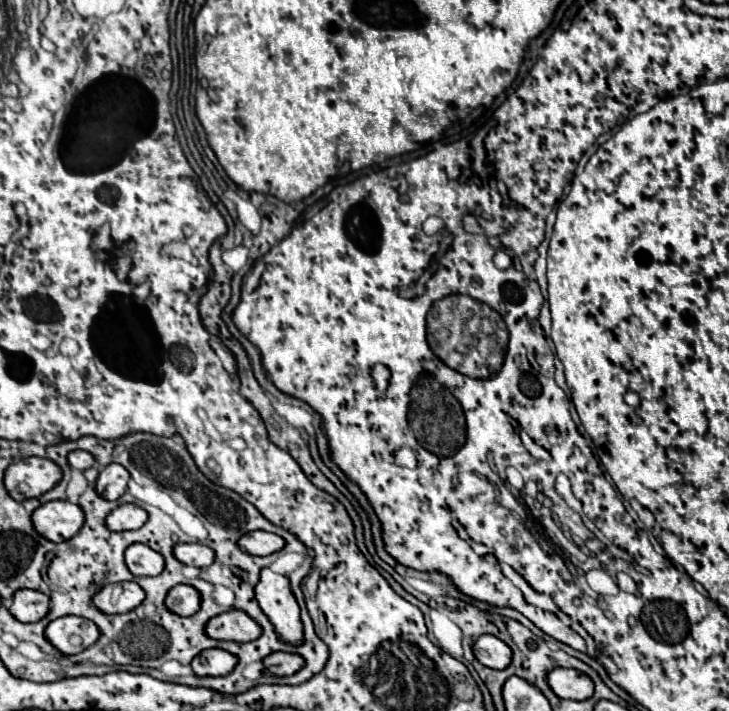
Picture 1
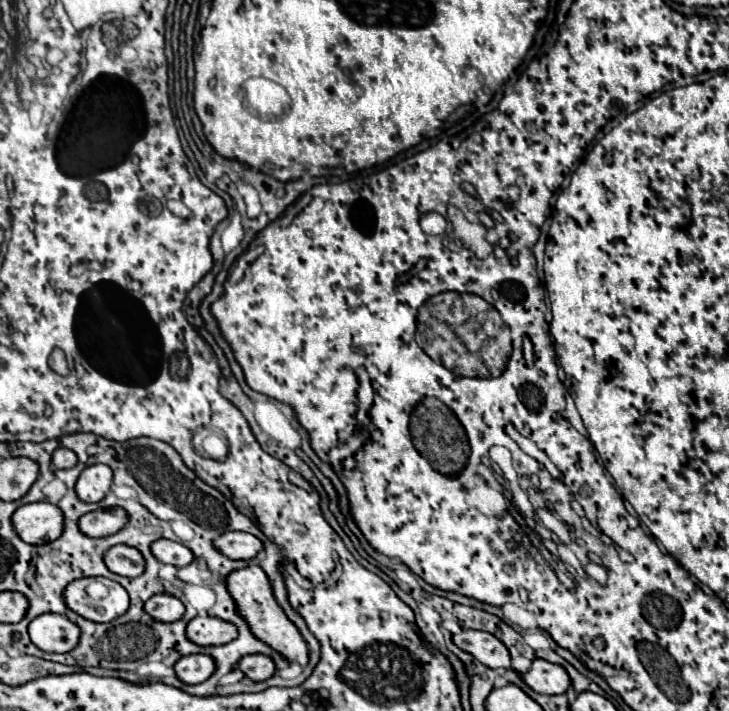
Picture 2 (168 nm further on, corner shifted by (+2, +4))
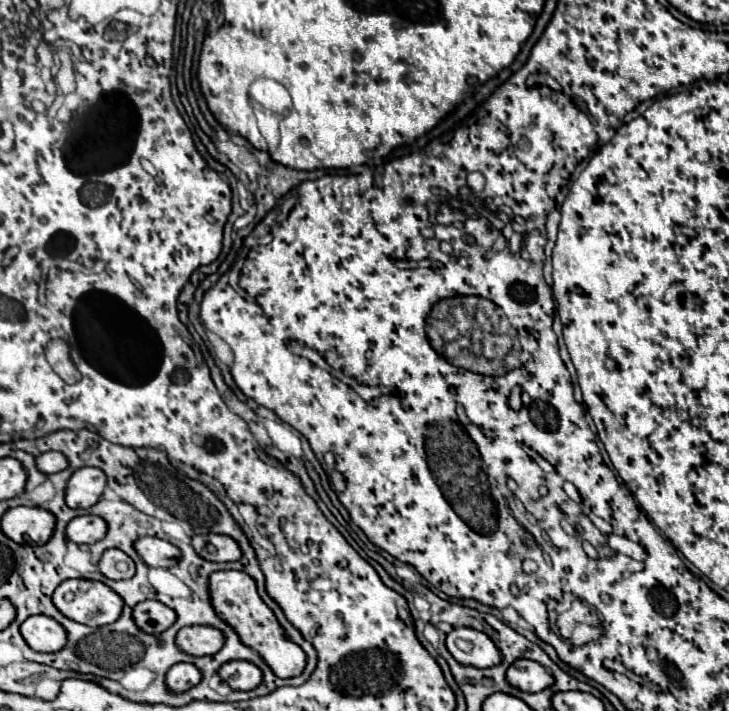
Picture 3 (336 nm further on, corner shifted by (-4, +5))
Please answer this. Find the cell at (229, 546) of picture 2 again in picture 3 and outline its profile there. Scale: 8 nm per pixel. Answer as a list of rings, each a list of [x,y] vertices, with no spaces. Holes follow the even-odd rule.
[[[204,534],[192,538],[194,550],[212,562],[236,562],[242,558],[242,550],[238,548],[238,542],[224,534]]]

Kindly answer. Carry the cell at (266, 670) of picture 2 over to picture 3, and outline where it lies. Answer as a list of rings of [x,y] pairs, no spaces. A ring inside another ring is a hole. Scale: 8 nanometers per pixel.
[[[234,660],[220,668],[220,676],[234,690],[254,690],[262,682],[262,670],[248,660]]]

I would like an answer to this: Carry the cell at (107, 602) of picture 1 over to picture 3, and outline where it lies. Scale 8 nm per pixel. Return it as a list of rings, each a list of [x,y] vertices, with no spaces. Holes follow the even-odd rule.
[[[64,580],[52,594],[56,608],[82,624],[106,626],[118,620],[124,600],[104,582],[98,580]]]

